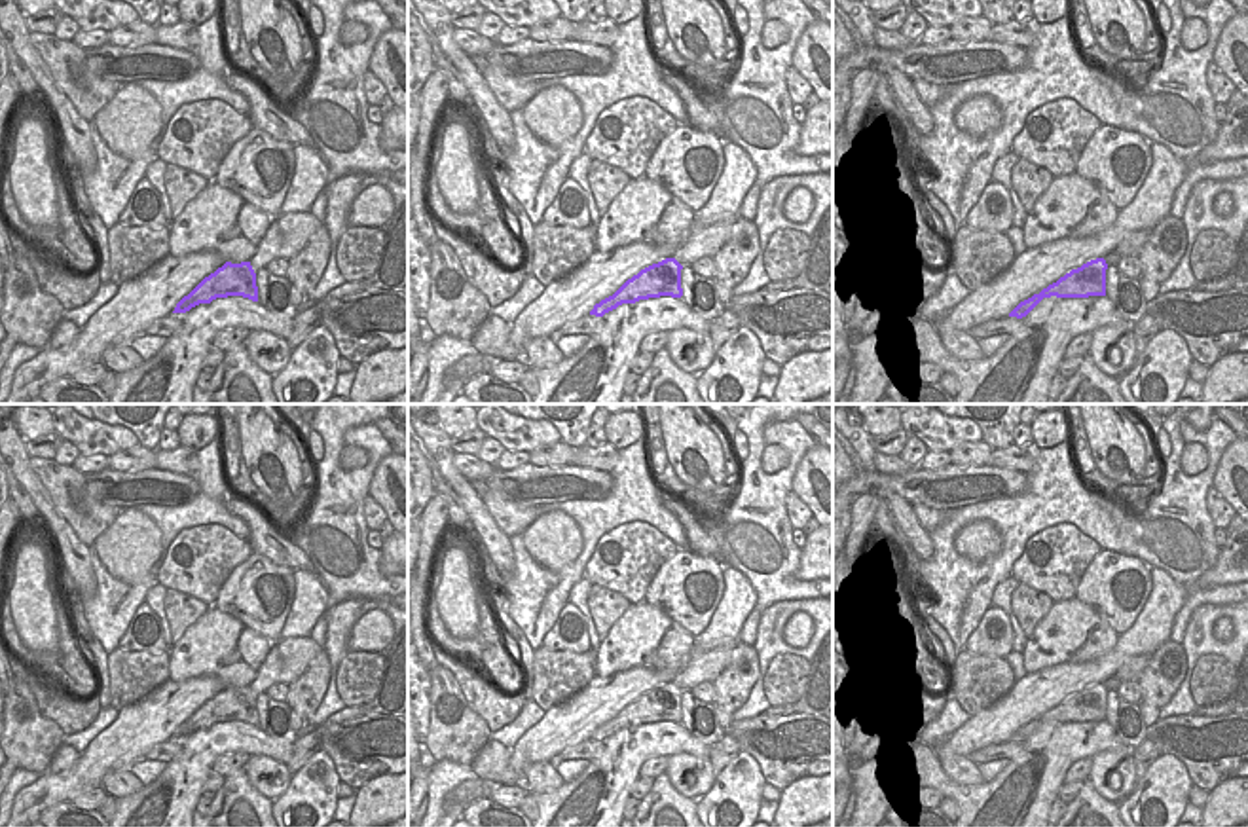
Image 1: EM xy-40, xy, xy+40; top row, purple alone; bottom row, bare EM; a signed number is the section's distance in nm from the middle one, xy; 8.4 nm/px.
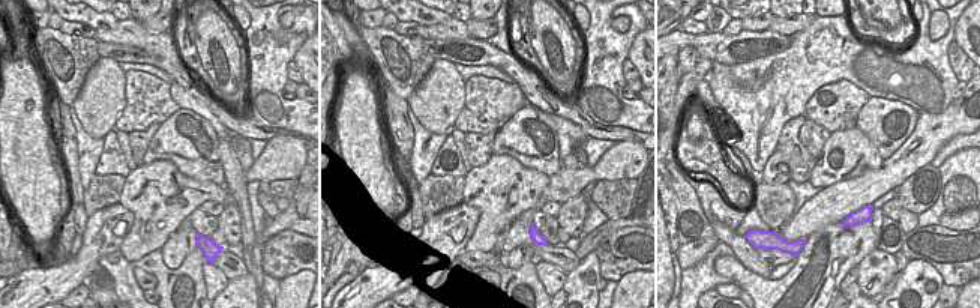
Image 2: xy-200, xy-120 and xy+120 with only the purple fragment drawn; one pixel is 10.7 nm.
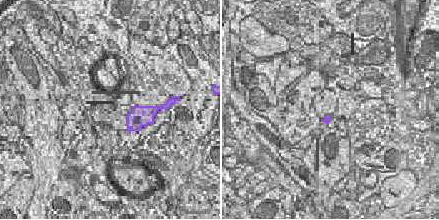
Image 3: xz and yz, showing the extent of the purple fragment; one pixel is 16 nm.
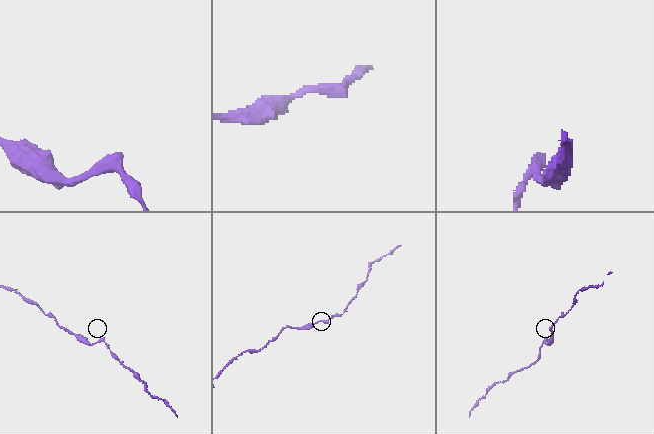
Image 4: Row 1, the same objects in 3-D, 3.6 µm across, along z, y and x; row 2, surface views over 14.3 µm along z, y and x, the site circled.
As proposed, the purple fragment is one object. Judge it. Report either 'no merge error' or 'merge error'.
no merge error

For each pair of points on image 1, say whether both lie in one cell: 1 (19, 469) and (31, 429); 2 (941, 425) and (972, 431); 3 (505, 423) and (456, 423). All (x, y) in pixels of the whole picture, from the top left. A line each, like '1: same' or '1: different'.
1: different
2: same
3: different

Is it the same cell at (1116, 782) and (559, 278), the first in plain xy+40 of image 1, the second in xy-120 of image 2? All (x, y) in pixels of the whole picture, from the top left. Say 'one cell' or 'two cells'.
one cell

